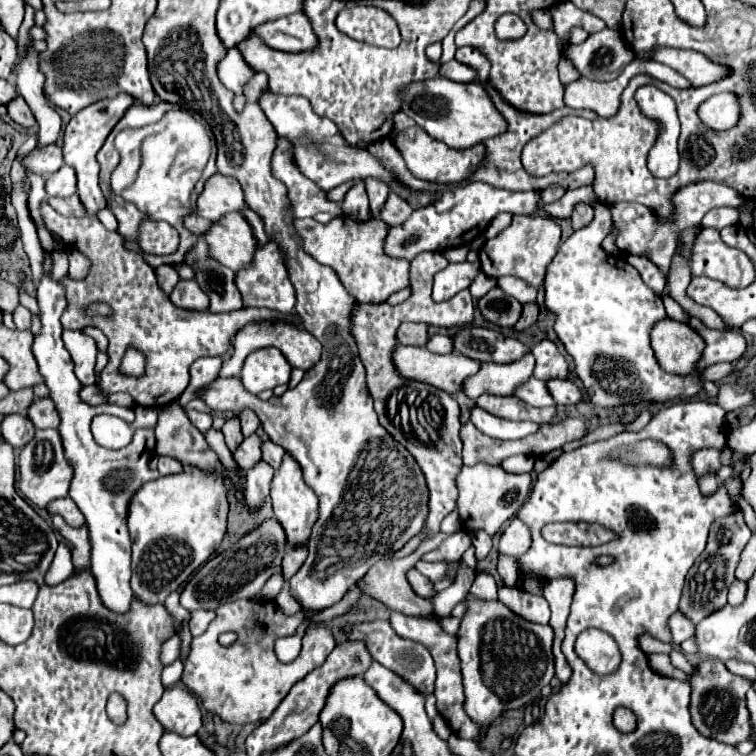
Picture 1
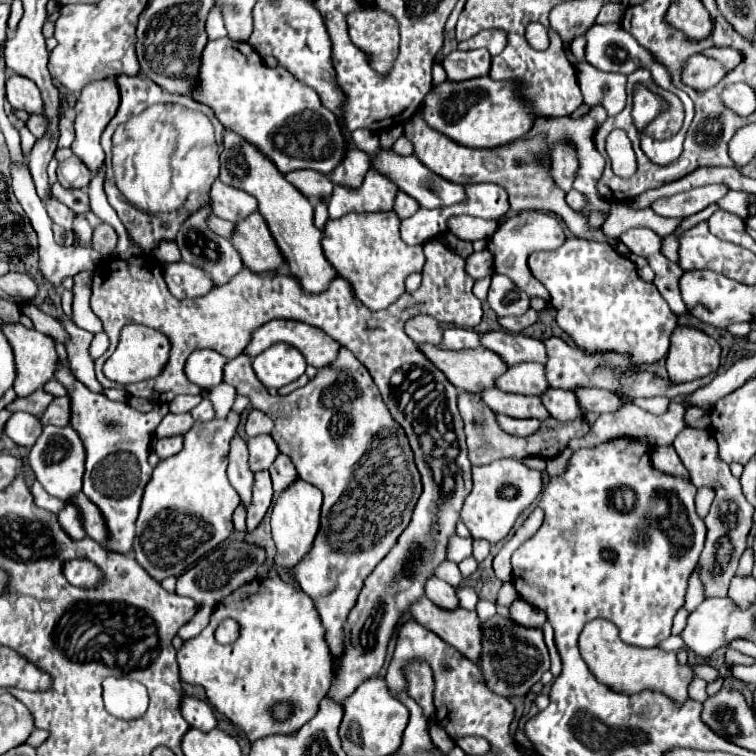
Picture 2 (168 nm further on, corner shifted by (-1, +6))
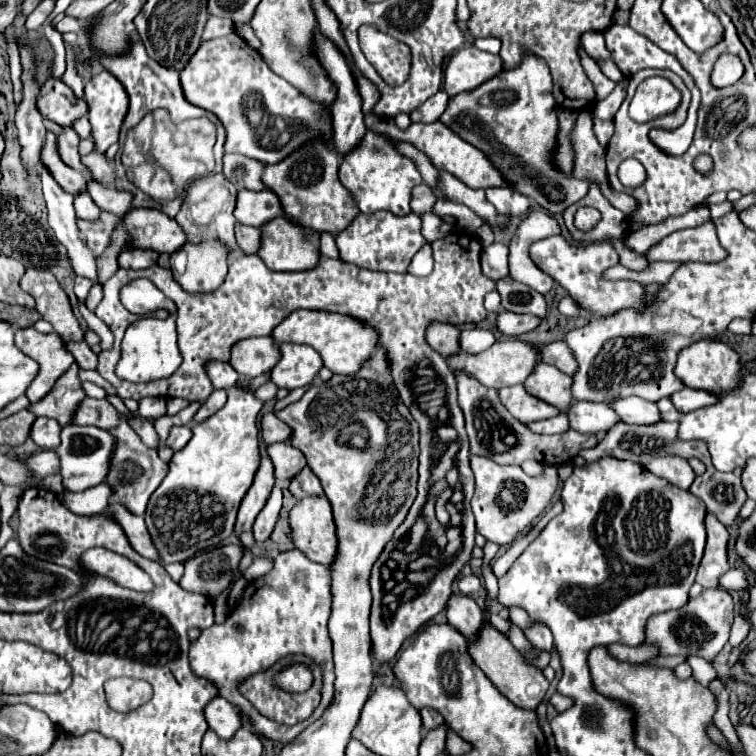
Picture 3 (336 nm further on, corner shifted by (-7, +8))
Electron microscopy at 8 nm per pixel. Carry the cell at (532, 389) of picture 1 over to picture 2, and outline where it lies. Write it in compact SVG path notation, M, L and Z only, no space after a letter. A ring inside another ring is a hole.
M549 387L541 395L541 403L547 407L551 417L555 417L559 421L573 421L575 417L581 415L581 409L577 405L575 395L565 391L565 389L553 389L553 387Z

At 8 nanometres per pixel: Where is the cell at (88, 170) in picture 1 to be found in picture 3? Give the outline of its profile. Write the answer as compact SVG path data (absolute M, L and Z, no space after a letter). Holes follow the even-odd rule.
M101 69L85 83L85 99L89 103L89 121L97 151L107 151L117 139L127 115L129 95L115 75Z

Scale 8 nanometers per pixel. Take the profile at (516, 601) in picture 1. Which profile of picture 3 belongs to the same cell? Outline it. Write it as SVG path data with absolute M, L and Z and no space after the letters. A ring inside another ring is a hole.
M535 623L533 627L525 629L525 637L531 641L531 645L535 649L551 653L551 649L553 649L553 635L543 623Z

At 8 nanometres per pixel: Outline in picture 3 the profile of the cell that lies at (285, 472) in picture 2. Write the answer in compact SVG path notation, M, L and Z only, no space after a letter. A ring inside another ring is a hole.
M305 467L295 479L291 479L291 483L289 483L289 491L291 491L297 499L323 495L321 481L315 477L315 473L313 473L309 467Z

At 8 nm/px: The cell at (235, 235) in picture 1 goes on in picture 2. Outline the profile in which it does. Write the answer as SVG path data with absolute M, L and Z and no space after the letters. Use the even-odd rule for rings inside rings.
M251 213L245 221L235 223L231 243L241 253L243 265L253 273L269 273L283 265L283 255L277 251L267 223L259 213Z

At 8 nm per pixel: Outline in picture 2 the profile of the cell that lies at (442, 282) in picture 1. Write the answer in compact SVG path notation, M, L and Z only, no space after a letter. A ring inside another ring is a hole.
M485 249L481 253L473 253L465 259L465 271L473 277L473 279L481 279L493 273L493 257L491 253Z

